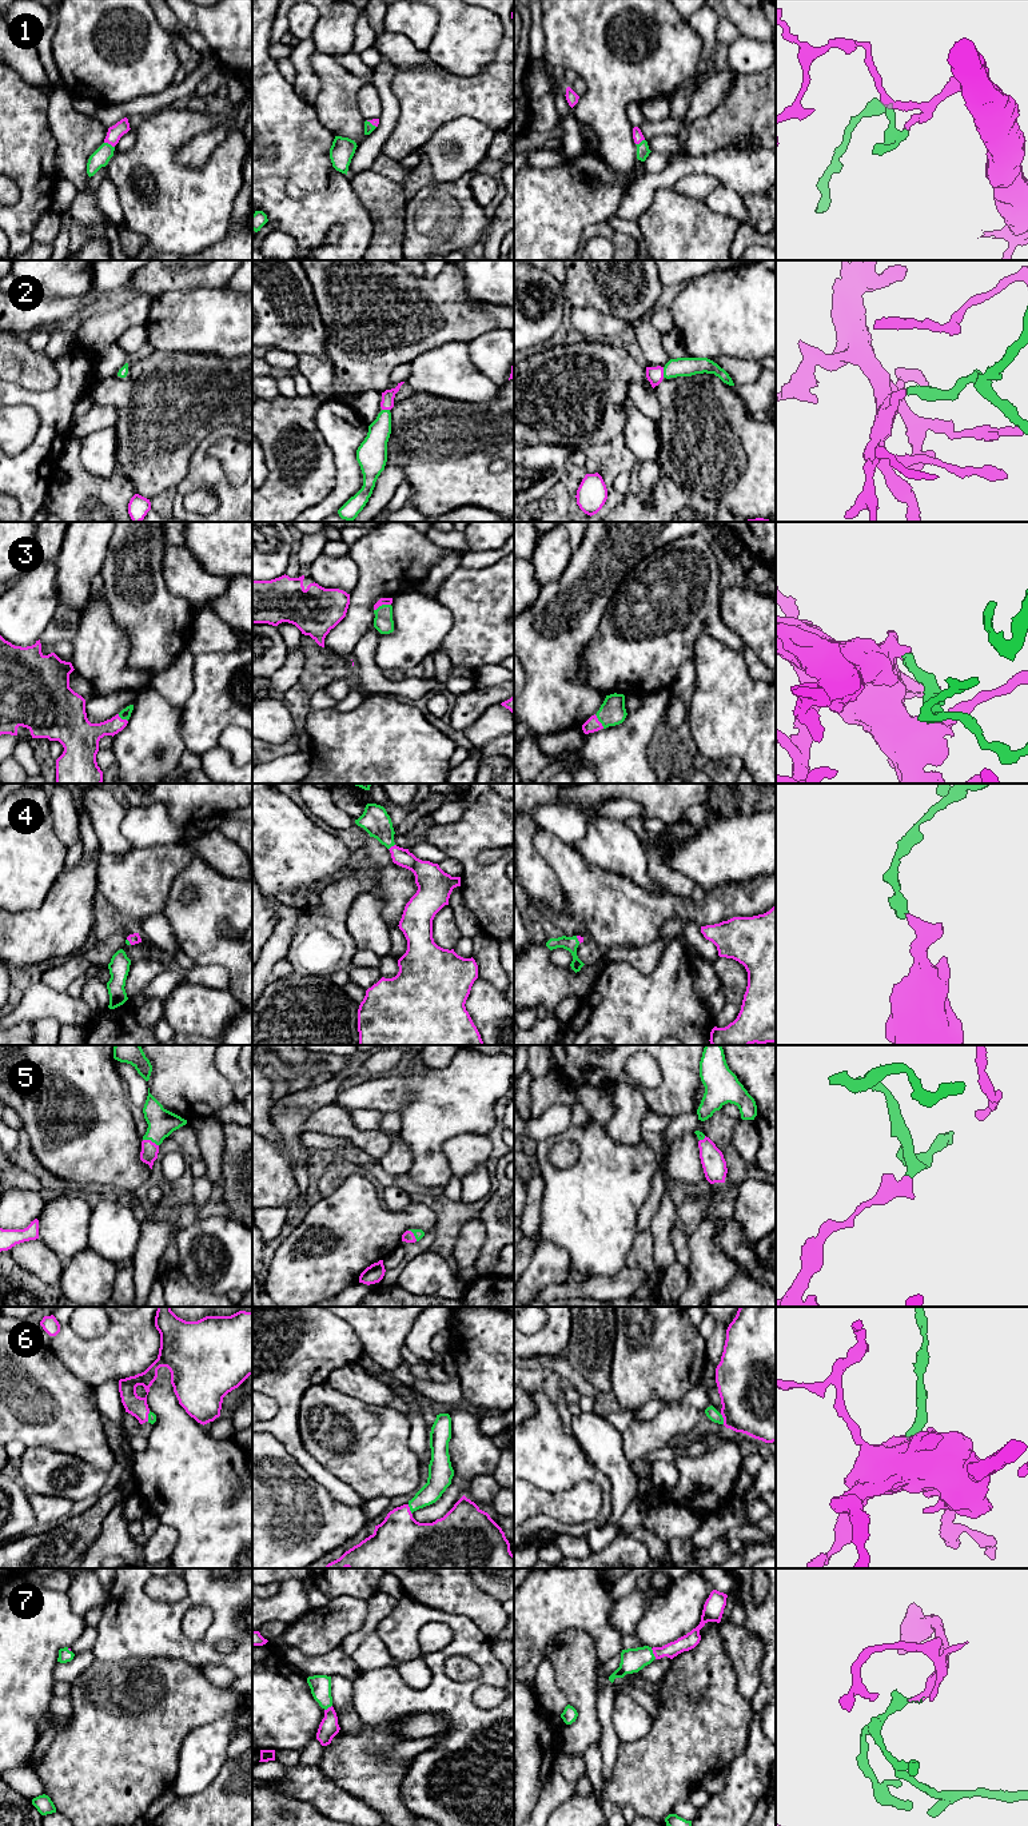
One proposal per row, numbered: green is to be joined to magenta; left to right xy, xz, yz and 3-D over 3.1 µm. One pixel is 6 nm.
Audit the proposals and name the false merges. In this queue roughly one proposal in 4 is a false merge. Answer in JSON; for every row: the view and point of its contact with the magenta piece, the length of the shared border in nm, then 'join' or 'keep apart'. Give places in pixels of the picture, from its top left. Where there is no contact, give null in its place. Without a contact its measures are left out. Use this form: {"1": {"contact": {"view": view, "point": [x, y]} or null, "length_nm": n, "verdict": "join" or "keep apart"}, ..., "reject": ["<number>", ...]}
{"1": {"contact": {"view": "xy", "point": [110, 143]}, "length_nm": 70, "verdict": "join"}, "2": {"contact": {"view": "yz", "point": [662, 373]}, "length_nm": 60, "verdict": "join"}, "3": {"contact": {"view": "xz", "point": [382, 603]}, "length_nm": 110, "verdict": "join"}, "4": {"contact": {"view": "xz", "point": [391, 846]}, "length_nm": 50, "verdict": "join"}, "5": {"contact": {"view": "xy", "point": [150, 1140]}, "length_nm": 100, "verdict": "join"}, "6": {"contact": {"view": "yz", "point": [724, 1419]}, "length_nm": 70, "verdict": "join"}, "7": {"contact": {"view": "yz", "point": [653, 1653]}, "length_nm": 70, "verdict": "join"}, "reject": []}

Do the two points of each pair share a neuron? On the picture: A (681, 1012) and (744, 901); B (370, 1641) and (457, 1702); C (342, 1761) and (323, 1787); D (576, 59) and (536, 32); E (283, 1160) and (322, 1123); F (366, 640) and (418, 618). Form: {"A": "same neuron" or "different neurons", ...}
{"A": "different neurons", "B": "different neurons", "C": "different neurons", "D": "different neurons", "E": "different neurons", "F": "different neurons"}

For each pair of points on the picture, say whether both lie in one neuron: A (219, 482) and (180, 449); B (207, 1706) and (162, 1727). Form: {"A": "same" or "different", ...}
{"A": "different", "B": "same"}

